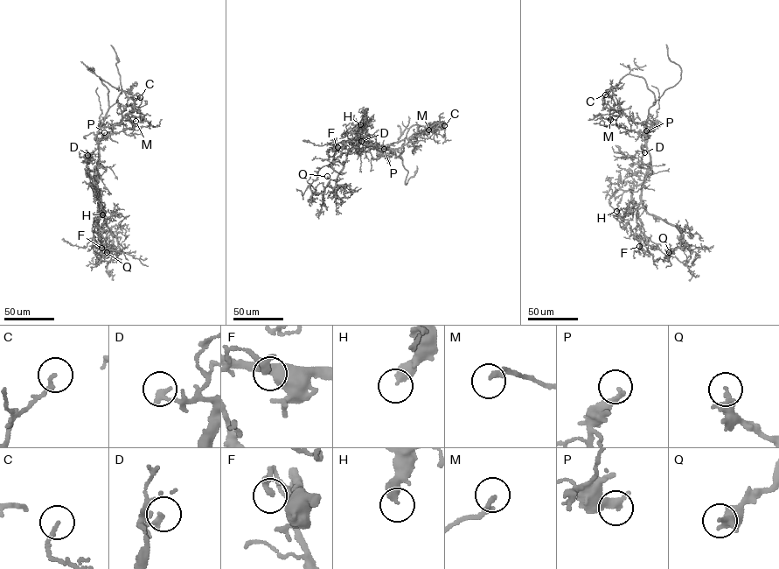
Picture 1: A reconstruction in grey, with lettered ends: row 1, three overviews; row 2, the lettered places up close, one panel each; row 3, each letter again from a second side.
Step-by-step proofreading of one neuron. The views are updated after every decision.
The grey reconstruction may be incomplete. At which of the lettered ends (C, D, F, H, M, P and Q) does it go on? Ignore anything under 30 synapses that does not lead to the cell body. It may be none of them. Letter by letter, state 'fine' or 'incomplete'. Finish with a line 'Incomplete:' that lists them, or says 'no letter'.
C: fine
D: fine
F: fine
H: fine
M: fine
P: fine
Q: fine
Incomplete: no letter

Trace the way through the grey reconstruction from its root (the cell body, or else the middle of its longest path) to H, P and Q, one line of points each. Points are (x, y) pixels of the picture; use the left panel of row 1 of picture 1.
H: (98, 159), (95, 183), (102, 214)
P: (98, 159), (99, 142), (104, 132)
Q: (98, 159), (94, 173), (100, 207), (110, 232), (106, 241), (109, 249), (107, 252)

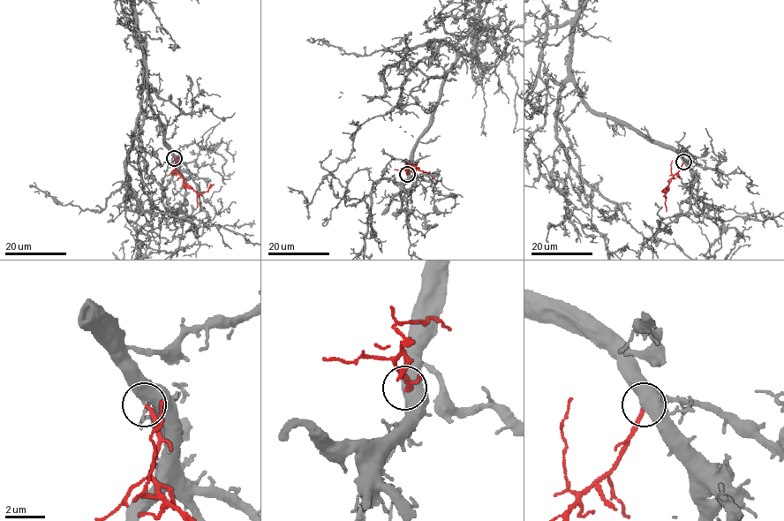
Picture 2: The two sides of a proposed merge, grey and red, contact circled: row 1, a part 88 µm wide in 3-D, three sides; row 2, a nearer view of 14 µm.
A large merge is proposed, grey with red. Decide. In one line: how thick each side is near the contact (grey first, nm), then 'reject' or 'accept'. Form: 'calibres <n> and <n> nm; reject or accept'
calibres 600 and 180 nm; accept

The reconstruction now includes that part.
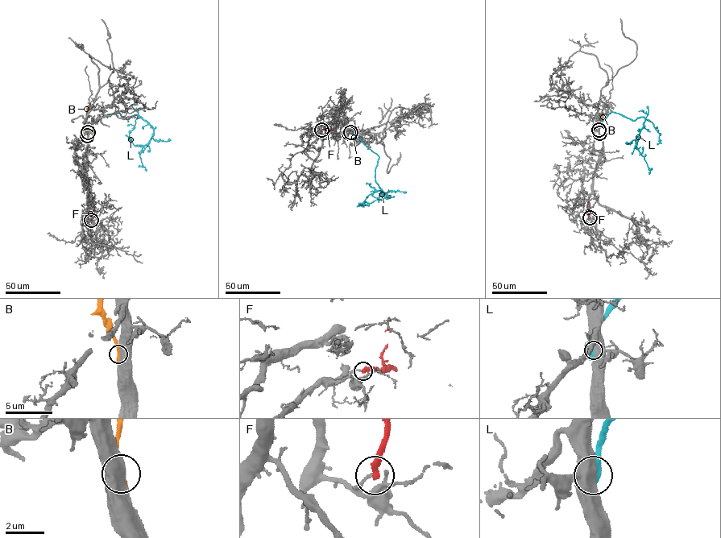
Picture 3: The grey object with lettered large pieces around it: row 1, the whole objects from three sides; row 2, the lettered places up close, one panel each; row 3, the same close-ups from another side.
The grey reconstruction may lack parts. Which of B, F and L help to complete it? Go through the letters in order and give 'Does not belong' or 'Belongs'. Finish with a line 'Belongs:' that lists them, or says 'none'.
B: Does not belong
F: Does not belong
L: Does not belong
Belongs: none

